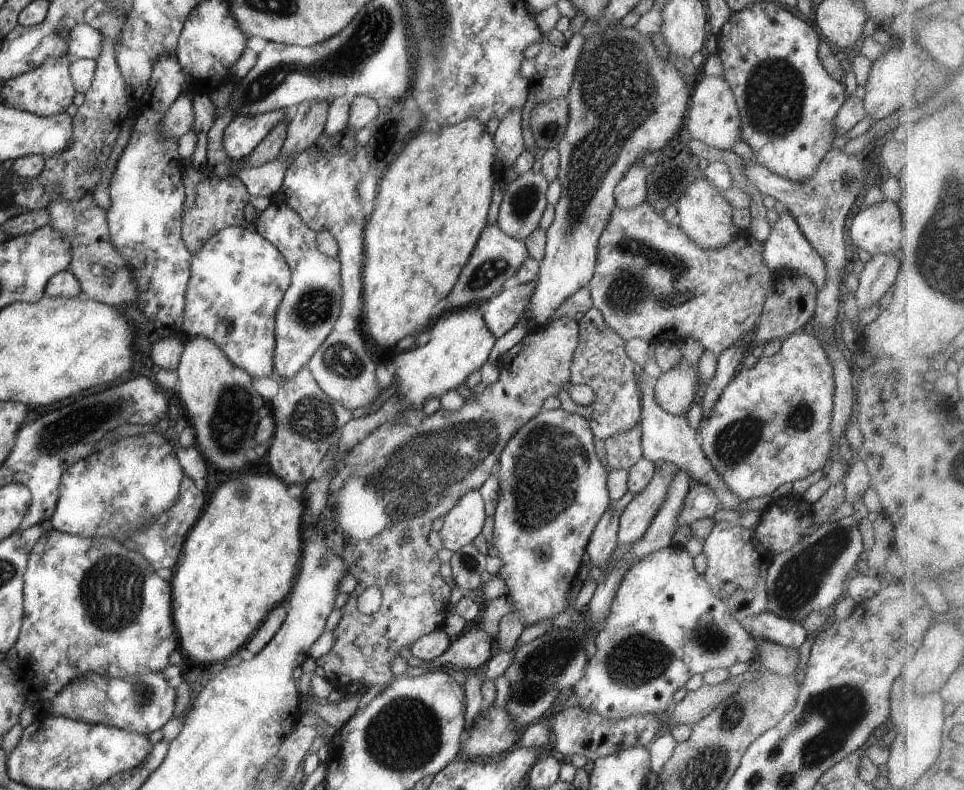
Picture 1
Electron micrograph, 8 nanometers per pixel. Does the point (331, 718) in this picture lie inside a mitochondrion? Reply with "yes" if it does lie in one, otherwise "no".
no

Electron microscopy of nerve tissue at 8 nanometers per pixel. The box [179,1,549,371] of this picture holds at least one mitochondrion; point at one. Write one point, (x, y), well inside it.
(366, 45)

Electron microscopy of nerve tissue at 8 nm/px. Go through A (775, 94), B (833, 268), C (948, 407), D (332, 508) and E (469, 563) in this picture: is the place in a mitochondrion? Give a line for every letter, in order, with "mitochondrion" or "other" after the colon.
A: mitochondrion
B: other
C: other
D: other
E: mitochondrion

